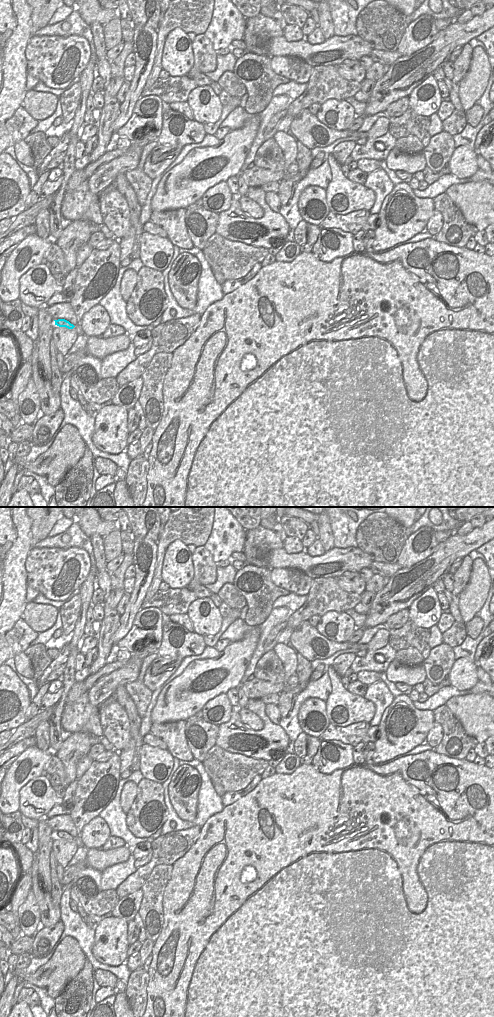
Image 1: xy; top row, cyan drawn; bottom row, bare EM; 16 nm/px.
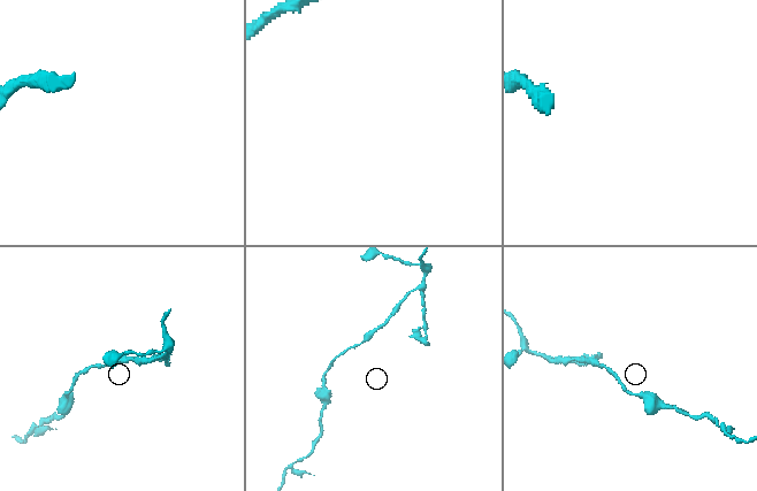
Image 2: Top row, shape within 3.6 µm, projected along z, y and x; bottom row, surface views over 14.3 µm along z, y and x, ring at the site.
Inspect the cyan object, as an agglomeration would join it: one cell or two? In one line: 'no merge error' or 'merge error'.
no merge error

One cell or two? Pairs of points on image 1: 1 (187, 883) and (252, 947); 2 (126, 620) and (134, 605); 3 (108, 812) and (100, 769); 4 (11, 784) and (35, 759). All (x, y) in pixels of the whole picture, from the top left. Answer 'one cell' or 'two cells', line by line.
1: one cell
2: one cell
3: two cells
4: one cell

